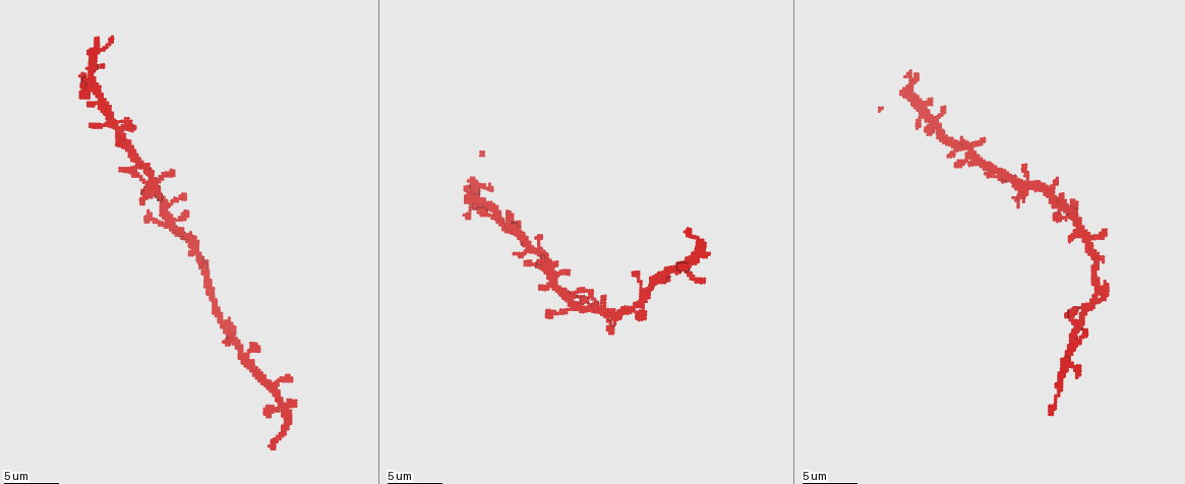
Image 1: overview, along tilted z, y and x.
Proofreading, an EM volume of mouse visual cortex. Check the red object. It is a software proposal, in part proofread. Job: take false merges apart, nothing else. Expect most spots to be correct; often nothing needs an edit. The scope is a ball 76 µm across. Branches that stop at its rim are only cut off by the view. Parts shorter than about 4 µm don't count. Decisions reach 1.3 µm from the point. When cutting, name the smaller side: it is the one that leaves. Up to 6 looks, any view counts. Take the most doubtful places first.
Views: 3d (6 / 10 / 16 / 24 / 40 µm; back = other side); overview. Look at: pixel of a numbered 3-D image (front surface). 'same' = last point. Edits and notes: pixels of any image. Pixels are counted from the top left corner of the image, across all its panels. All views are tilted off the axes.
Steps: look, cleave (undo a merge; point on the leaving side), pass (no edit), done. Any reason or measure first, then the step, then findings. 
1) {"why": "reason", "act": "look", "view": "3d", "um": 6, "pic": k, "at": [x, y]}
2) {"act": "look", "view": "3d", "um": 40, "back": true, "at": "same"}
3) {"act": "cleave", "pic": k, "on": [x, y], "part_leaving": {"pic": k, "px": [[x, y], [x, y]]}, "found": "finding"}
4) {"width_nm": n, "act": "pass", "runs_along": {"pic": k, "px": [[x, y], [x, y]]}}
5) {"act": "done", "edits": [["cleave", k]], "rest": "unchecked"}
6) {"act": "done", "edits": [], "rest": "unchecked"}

{"act": "look", "view": "3d", "um": 6, "pic": 1, "at": [1096, 298]}

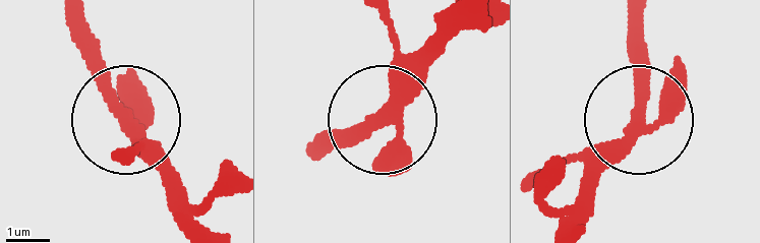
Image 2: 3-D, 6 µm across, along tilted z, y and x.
{"act": "pass", "runs_along": {"pic": 2, "px": [[637, 14], [641, 119], [582, 177]]}, "found": "continuous, no second neuron"}

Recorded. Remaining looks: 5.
{"why": "branch point", "act": "look", "view": "3d", "um": 10, "pic": 1, "at": [1070, 218]}

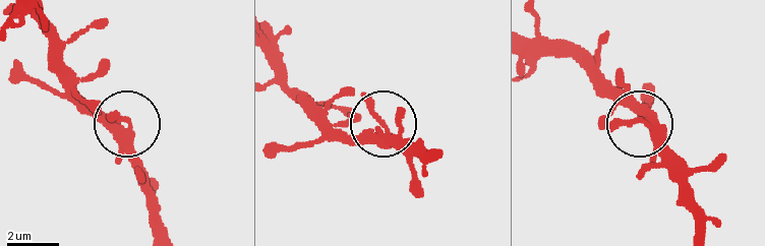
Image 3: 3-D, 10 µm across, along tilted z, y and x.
{"why": "from behind", "act": "look", "view": "3d", "um": 10, "back": true, "pic": 3, "at": [383, 127]}

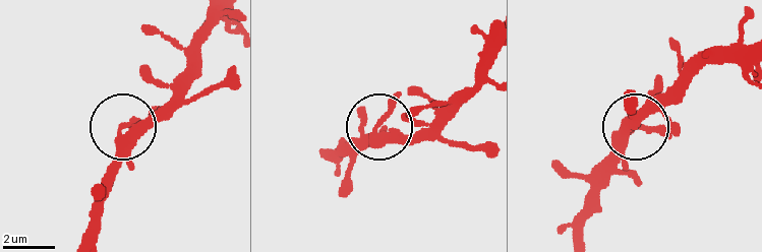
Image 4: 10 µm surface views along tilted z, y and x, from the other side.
{"side_arm_um": 25, "act": "pass", "runs_along": {"pic": 4, "px": [[152, 123], [123, 130], [119, 158], [106, 178]]}, "found": "continuous, no second neuron"}

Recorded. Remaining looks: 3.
{"why": "two arms in line, one across", "act": "look", "view": "3d", "um": 10, "pic": 1, "at": [558, 289]}

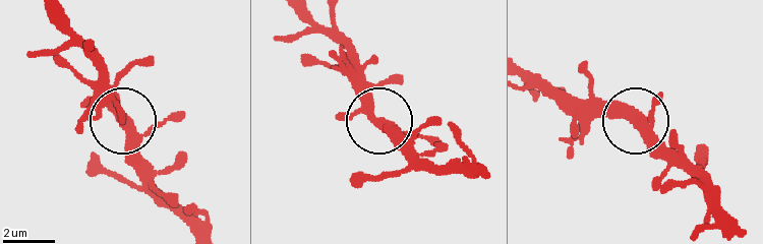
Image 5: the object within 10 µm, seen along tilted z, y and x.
{"act": "look", "view": "3d", "um": 10, "back": true, "pic": 5, "at": [637, 120]}

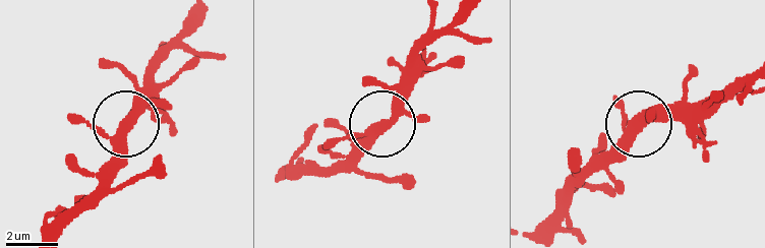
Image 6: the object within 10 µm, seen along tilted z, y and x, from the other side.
{"arms": 3, "act": "pass", "runs_along": {"pic": 6, "px": [[568, 183], [630, 131], [657, 118], [703, 110]]}, "found": "continuous, no second neuron"}

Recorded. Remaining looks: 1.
{"act": "done", "edits": [], "rest": "unchecked"}

